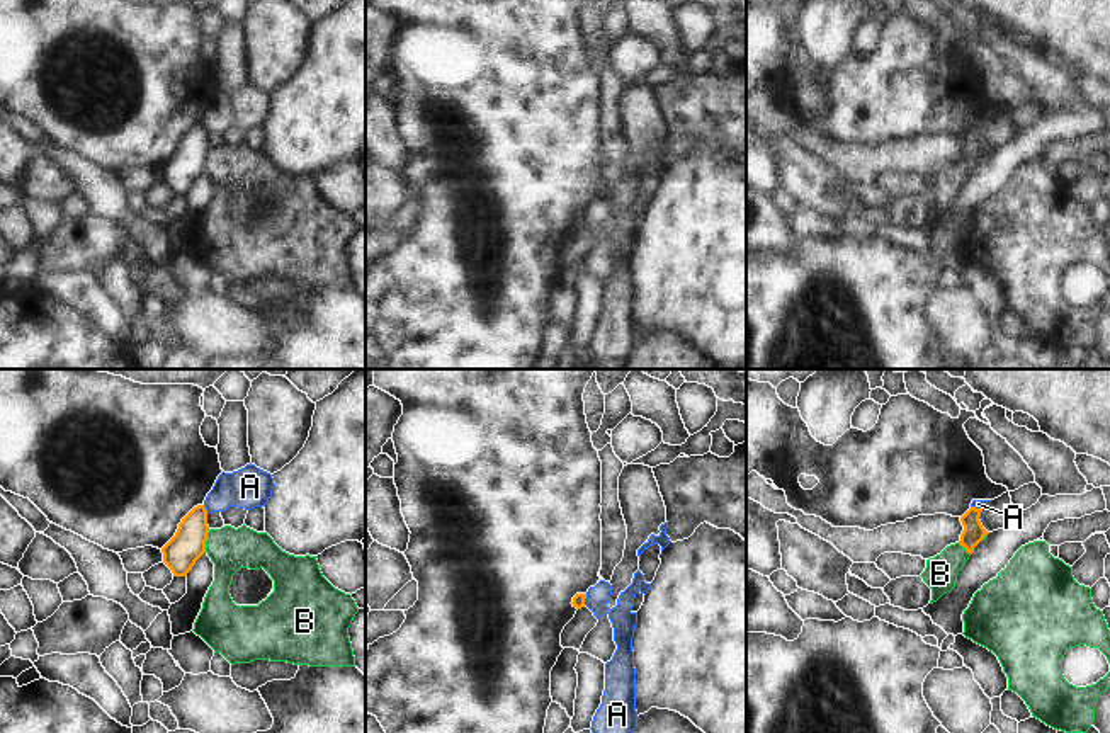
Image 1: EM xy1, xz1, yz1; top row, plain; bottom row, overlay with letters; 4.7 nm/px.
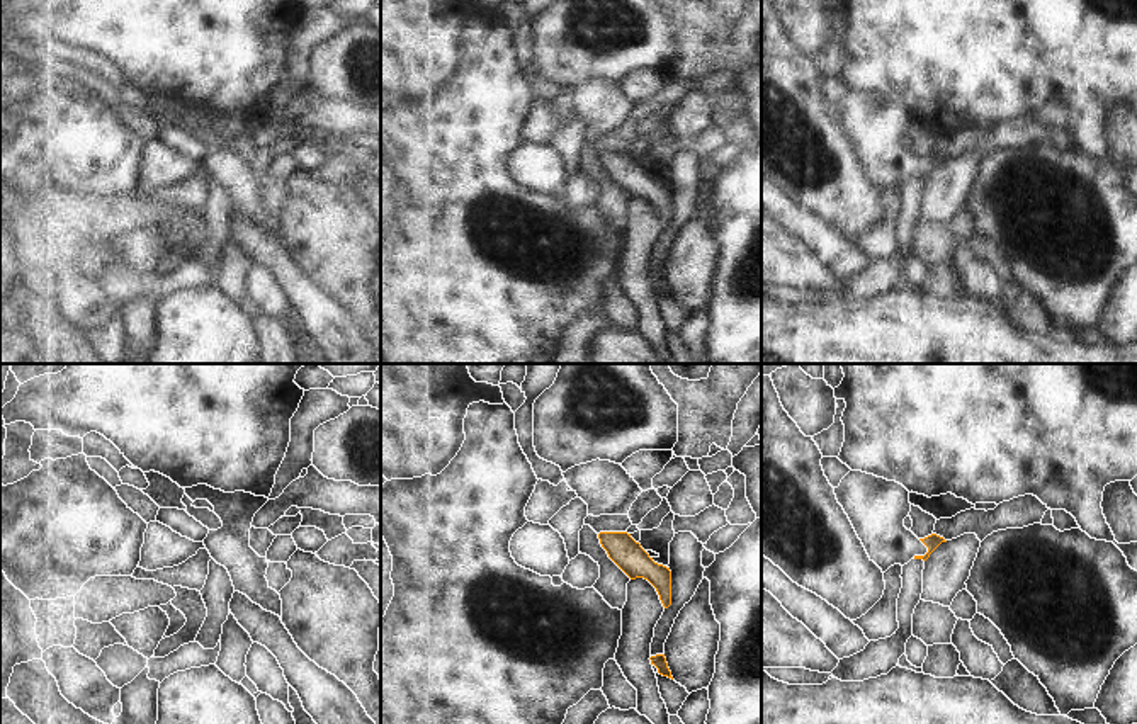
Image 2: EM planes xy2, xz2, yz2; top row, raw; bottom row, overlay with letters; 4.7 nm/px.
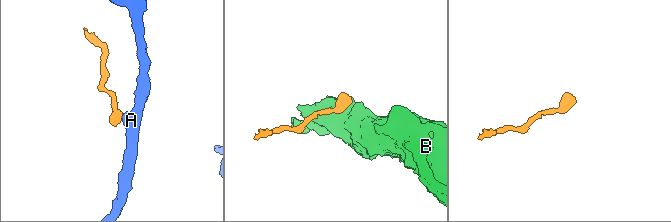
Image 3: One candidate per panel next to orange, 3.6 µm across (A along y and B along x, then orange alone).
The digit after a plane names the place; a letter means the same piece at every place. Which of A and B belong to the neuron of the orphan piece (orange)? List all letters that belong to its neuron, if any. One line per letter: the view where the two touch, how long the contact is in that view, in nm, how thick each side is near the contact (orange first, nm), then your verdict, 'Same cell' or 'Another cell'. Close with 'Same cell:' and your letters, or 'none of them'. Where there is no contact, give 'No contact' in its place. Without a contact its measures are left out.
A: Touches orange in xz1. Shared border 60 nm. Thickness 60 nm (orange) against 120 nm. Another cell
B: Touches orange in xy1. Shared border 110 nm. Thickness 160 nm (orange) against 200 nm. Another cell
Same cell: none of them

